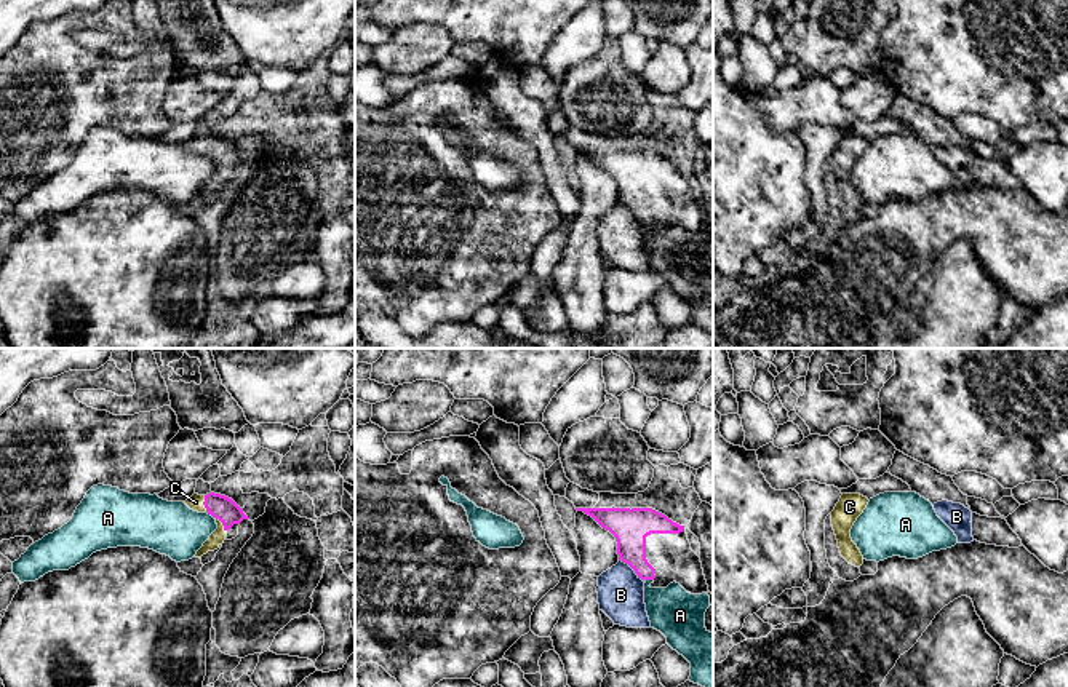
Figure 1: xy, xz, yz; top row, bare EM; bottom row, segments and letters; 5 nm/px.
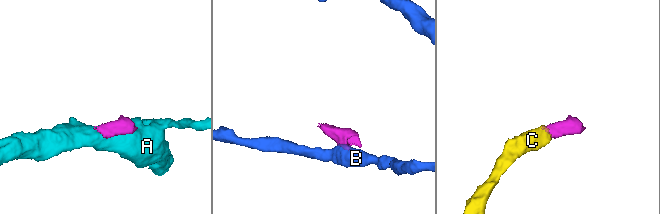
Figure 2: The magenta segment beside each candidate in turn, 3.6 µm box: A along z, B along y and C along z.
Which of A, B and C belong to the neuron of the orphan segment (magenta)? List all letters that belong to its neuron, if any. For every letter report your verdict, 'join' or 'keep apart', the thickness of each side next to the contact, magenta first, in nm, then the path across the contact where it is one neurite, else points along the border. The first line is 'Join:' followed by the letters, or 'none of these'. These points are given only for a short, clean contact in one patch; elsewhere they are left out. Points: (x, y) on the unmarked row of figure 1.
Join: C
A: keep apart | 120/280 nm
B: keep apart | 190/240 nm | along xz (619, 202), (641, 222)
C: join | 120/80 nm | across xy (226, 152), (215, 146), (203, 146), (195, 144)

